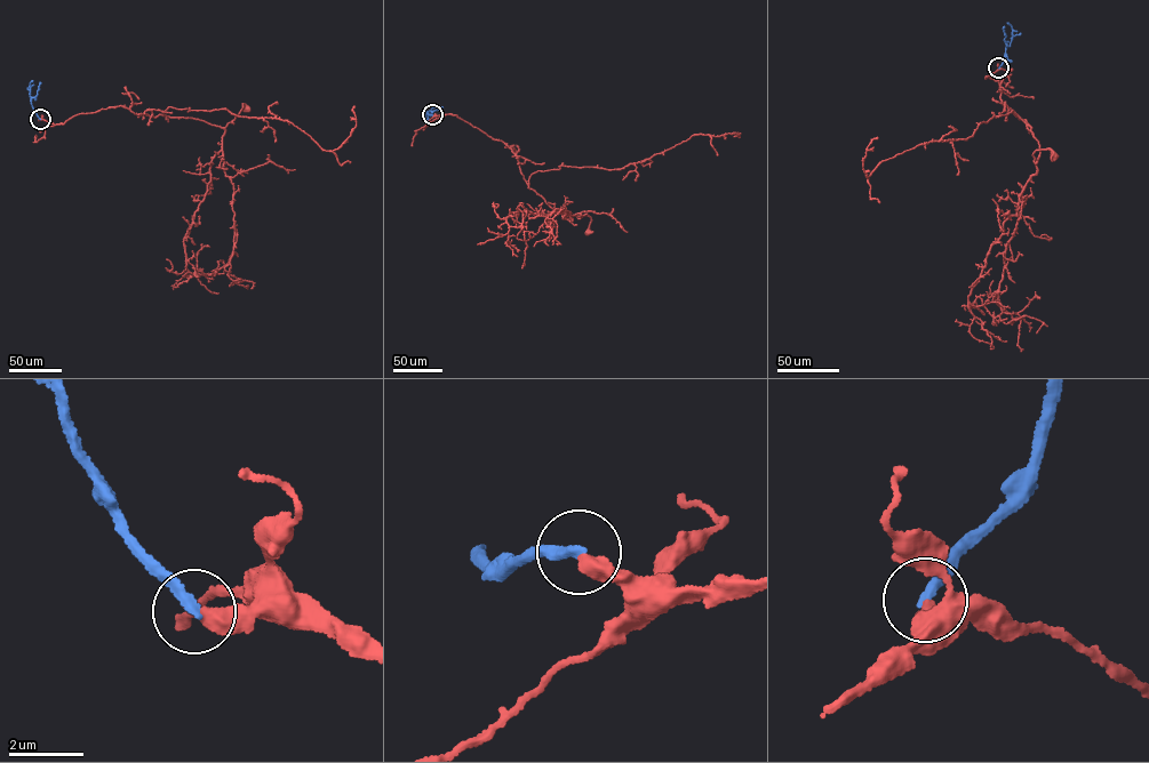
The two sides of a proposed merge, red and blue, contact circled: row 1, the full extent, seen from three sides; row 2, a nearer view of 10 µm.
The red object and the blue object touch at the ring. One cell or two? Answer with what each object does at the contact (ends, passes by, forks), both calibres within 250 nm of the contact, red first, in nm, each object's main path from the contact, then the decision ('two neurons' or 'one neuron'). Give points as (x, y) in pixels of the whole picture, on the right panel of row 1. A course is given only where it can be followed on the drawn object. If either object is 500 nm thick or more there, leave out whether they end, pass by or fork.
red ends | blue ends | 480/280 nm | red via (998, 67), (984, 78), (1000, 82), (1002, 102), (1029, 125), (1039, 144), (1036, 165), (1036, 150), (1054, 155) | blue via (998, 67), (1012, 40), (1012, 27), (1007, 23) | one neuron

